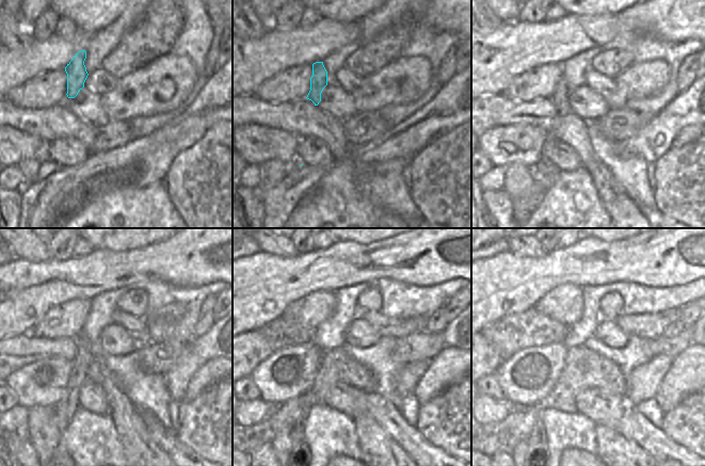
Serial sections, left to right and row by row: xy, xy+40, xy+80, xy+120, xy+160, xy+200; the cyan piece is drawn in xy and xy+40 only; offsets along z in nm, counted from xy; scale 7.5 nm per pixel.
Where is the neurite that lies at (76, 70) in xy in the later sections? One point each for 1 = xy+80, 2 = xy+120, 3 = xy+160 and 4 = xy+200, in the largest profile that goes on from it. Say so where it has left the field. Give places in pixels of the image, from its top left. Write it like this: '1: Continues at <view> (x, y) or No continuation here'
1: Continues at xy+80 (560, 96)
2: Continues at xy+120 (79, 375)
3: Continues at xy+160 (337, 367)
4: Continues at xy+200 (583, 369).

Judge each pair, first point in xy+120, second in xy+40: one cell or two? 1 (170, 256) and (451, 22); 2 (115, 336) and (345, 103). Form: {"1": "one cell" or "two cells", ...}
{"1": "one cell", "2": "one cell"}

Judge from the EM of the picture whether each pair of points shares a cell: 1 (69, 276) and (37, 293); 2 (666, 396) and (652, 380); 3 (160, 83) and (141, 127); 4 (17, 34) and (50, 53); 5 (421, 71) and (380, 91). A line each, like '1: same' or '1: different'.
1: same
2: different
3: different
4: different
5: same

